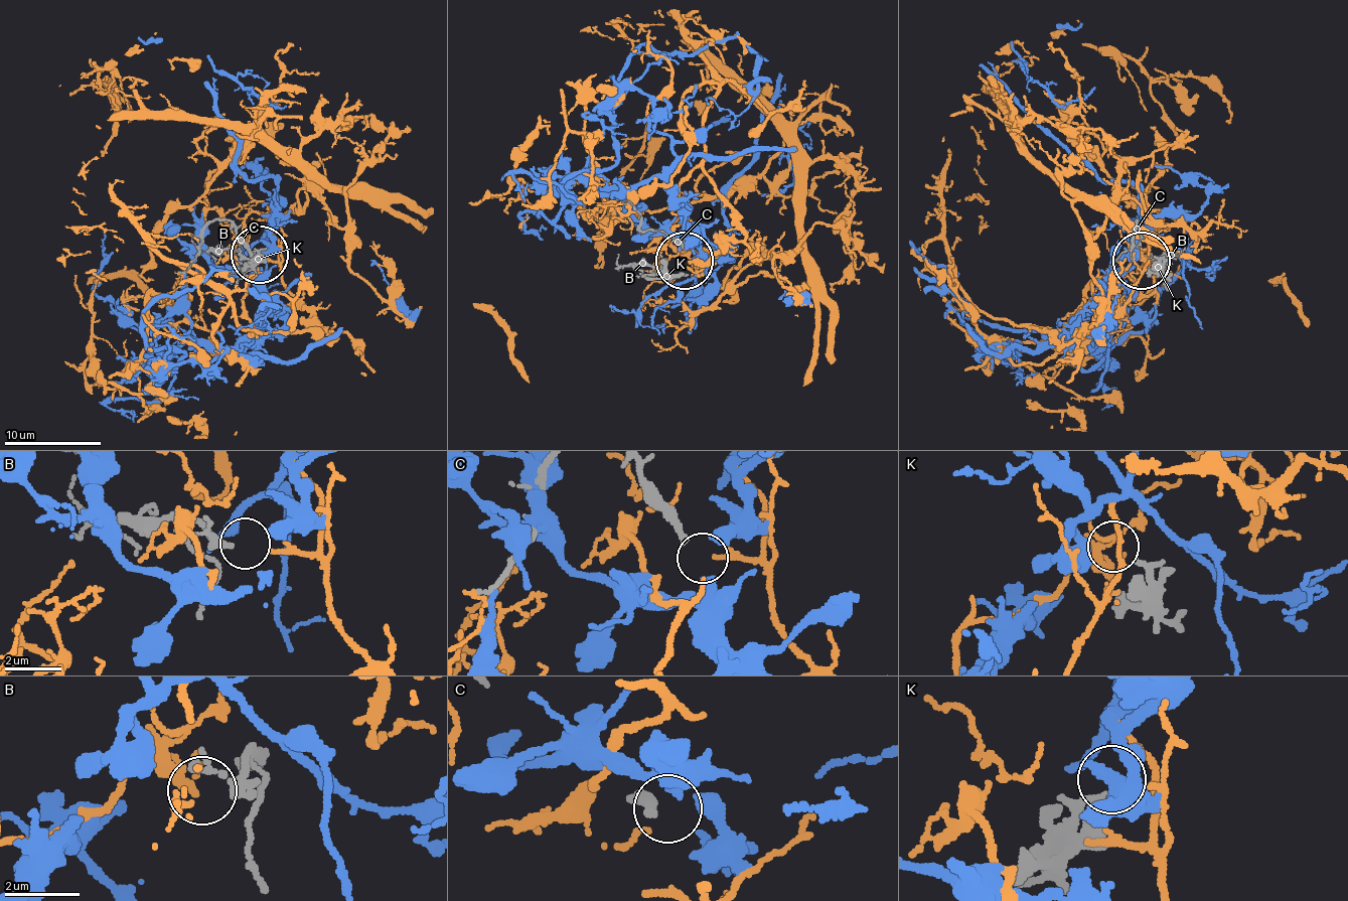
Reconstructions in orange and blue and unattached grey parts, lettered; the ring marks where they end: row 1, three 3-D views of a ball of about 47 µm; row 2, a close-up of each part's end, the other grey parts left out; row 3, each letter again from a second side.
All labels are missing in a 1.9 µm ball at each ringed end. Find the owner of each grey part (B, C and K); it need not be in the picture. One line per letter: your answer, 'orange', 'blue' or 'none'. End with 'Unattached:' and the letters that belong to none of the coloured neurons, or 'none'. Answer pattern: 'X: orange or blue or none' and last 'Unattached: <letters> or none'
B: orange
C: none
K: blue
Unattached: C

